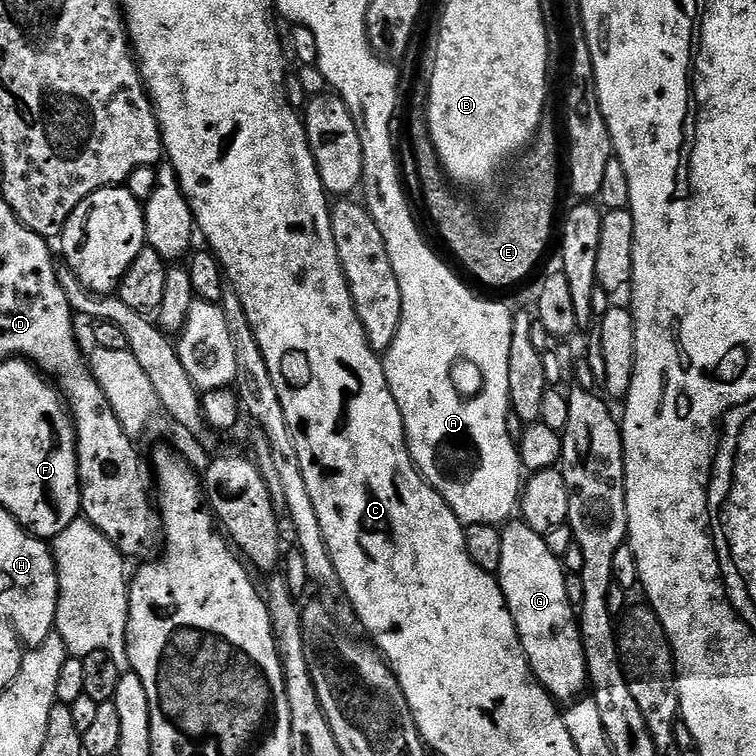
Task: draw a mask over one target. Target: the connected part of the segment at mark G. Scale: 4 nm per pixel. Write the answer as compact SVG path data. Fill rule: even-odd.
M523 522L511 524L509 523L502 531L502 562L498 579L510 614L516 623L520 644L524 648L524 656L529 666L532 667L532 675L553 700L575 701L583 693L580 691L583 688L585 691L588 684L588 668L584 664L584 647L574 639L574 633L578 628L578 616L570 598L566 598L566 582L564 581L566 573L561 557L550 554L550 546L546 546L543 535L536 533L528 524Z

